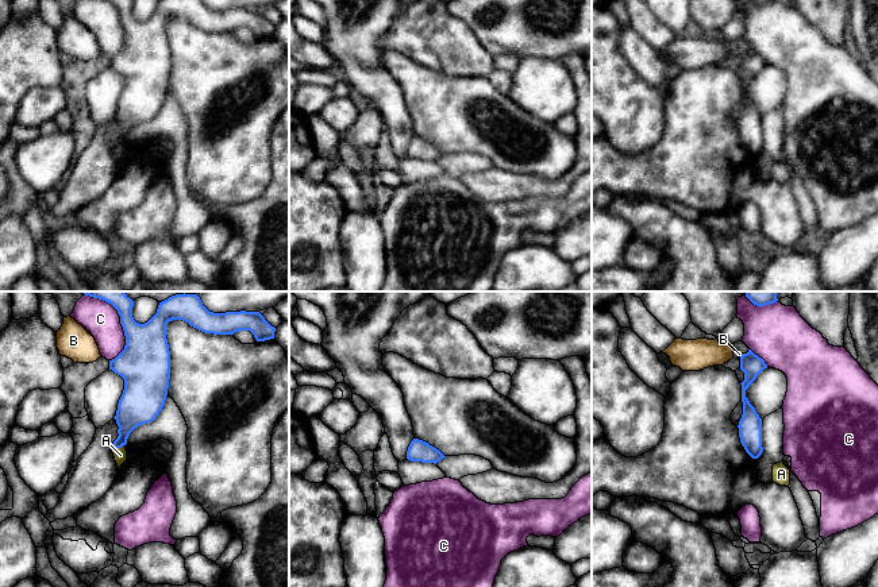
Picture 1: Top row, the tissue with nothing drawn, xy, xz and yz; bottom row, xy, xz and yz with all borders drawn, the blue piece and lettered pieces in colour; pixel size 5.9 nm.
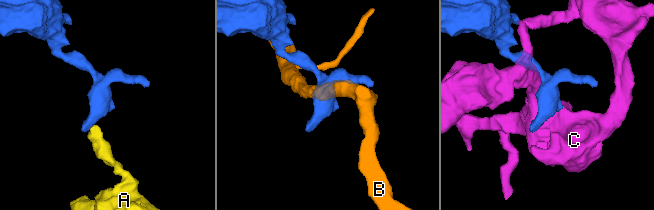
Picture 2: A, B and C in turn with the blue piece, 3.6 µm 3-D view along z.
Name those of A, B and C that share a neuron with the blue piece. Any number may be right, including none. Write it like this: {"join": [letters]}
{"join": []}

